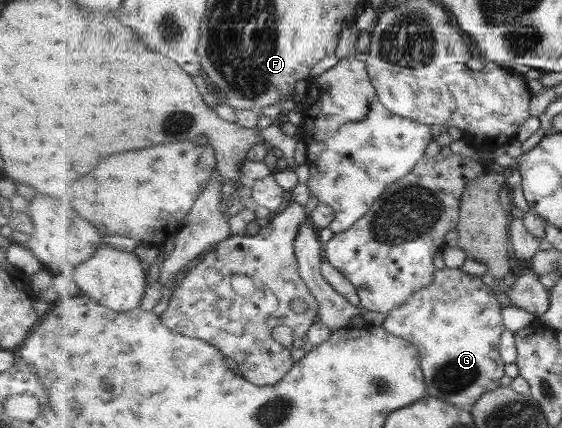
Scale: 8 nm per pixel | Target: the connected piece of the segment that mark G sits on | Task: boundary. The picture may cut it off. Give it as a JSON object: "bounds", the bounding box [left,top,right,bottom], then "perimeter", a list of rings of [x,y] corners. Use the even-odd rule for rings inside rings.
{"bounds":[381,266,506,409],"perimeter":[[[445,266],[443,269],[435,271],[434,282],[432,282],[430,286],[422,288],[422,290],[416,292],[405,304],[402,304],[399,308],[387,313],[381,326],[386,328],[387,332],[393,333],[395,336],[400,336],[405,340],[411,341],[411,344],[414,344],[415,348],[418,348],[419,354],[422,357],[422,369],[427,385],[427,396],[446,400],[450,404],[470,409],[477,403],[483,394],[491,390],[497,390],[497,388],[501,386],[501,378],[505,376],[505,364],[503,363],[503,360],[501,360],[501,354],[499,354],[501,334],[503,334],[503,330],[506,328],[502,310],[503,306],[500,303],[499,298],[495,295],[495,292],[481,280],[481,277],[467,274],[467,272],[461,270],[461,267],[451,268]]]}

